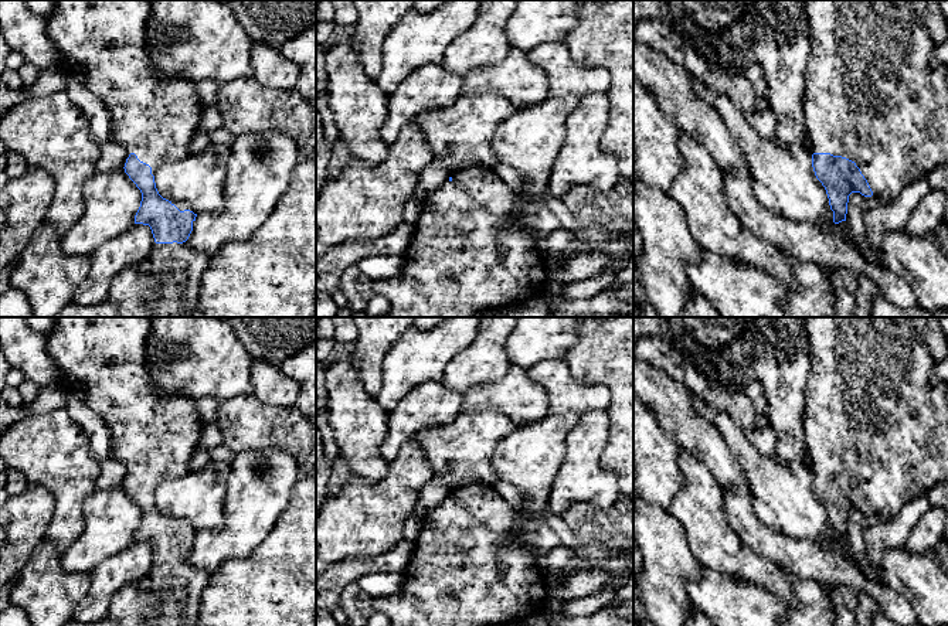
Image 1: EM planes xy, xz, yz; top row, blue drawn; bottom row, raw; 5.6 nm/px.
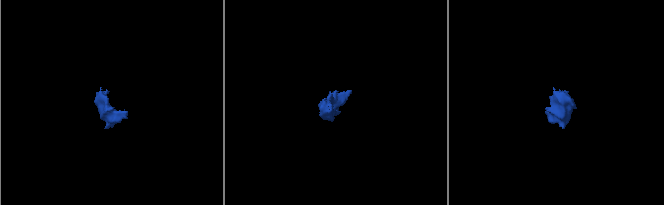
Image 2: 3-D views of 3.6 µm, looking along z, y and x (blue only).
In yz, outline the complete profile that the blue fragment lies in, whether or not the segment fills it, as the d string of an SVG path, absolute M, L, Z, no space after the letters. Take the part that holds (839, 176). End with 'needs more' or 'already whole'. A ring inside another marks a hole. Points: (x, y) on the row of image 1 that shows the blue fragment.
M803 0L811 25L811 54L805 71L805 91L801 98L806 137L812 143L812 167L816 178L826 190L833 222L846 221L849 195L860 193L864 197L897 198L904 187L927 177L935 167L948 166L948 82L947 67L931 65L931 52L935 48L924 17L928 11L927 0Z; needs more

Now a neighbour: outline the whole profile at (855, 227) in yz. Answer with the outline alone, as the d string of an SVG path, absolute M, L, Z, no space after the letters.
M852 193L849 195L847 203L847 214L846 214L846 234L845 238L847 241L853 241L857 238L866 237L866 228L863 222L863 201L864 195L860 193Z

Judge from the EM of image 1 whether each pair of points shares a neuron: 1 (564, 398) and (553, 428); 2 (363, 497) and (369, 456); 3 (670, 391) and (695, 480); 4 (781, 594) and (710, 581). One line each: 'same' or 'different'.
1: different
2: different
3: different
4: different

